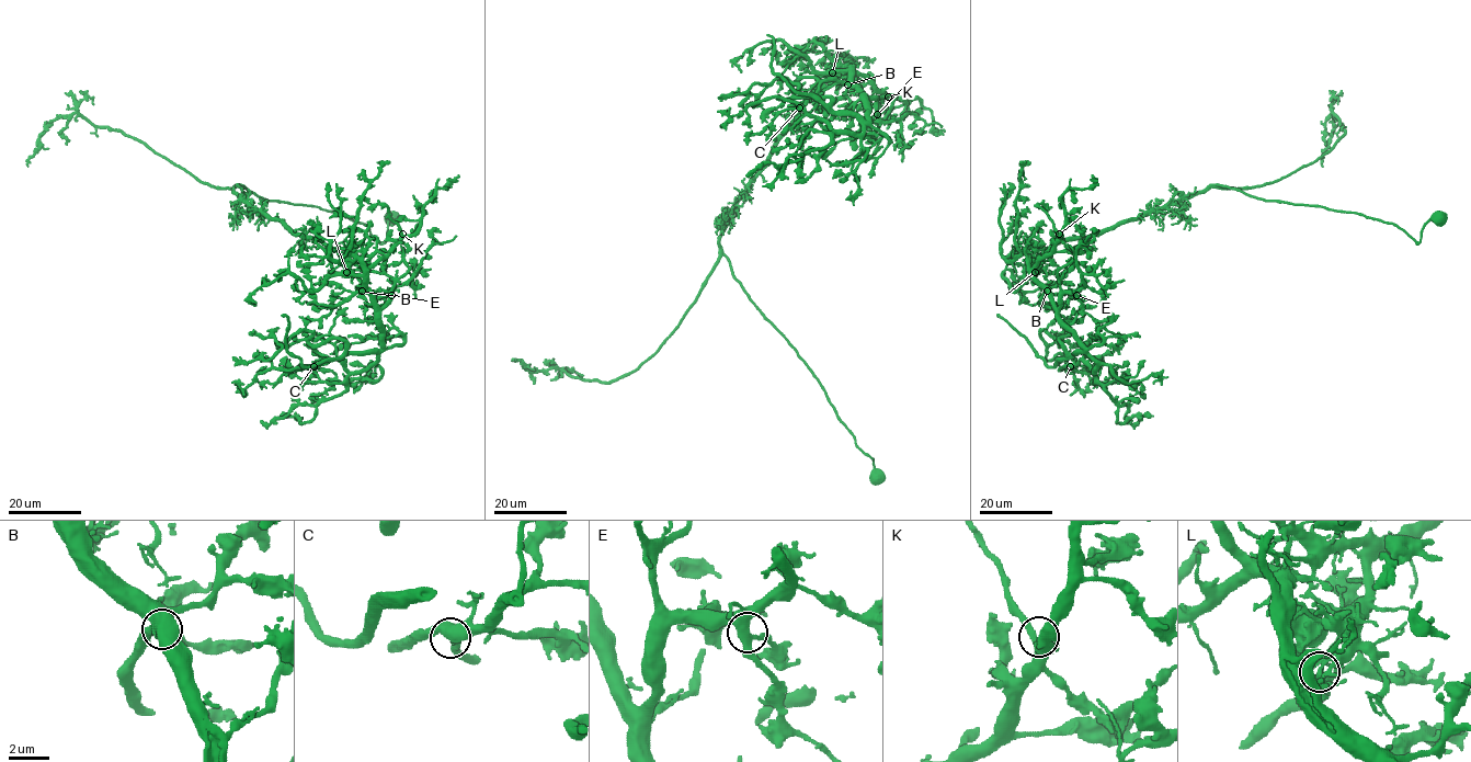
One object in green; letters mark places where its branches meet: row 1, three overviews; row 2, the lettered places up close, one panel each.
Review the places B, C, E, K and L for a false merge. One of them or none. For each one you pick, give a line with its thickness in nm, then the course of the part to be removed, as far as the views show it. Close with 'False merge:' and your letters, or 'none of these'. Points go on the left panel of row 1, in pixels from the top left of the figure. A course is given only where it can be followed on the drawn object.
L: 200 nm thick; foreign part runs (346, 272), (340, 253), (257, 211), (234, 188), (209, 185), (76, 114), (47, 128), (27, 166)
False merge: L

